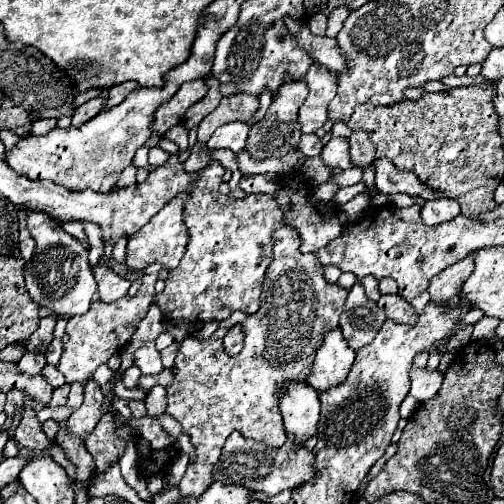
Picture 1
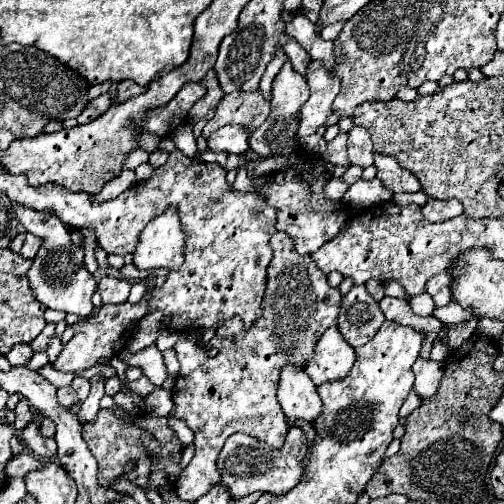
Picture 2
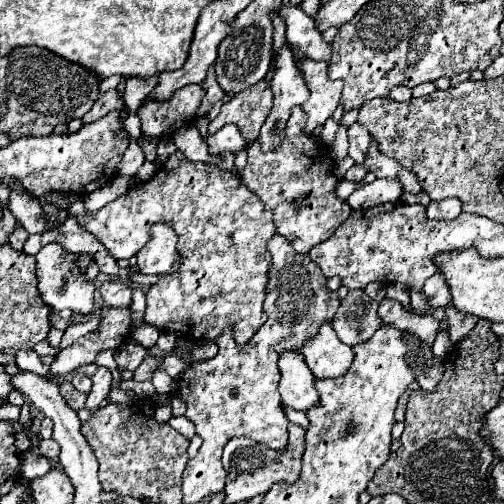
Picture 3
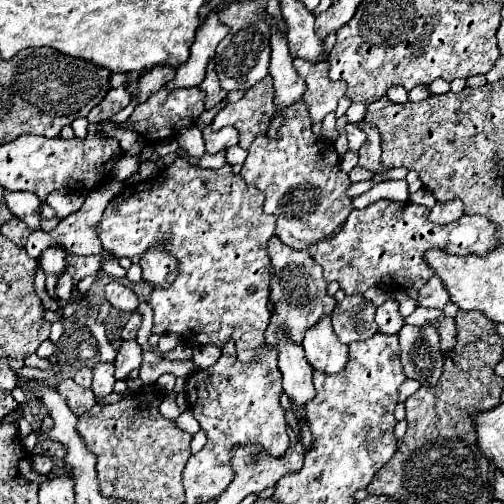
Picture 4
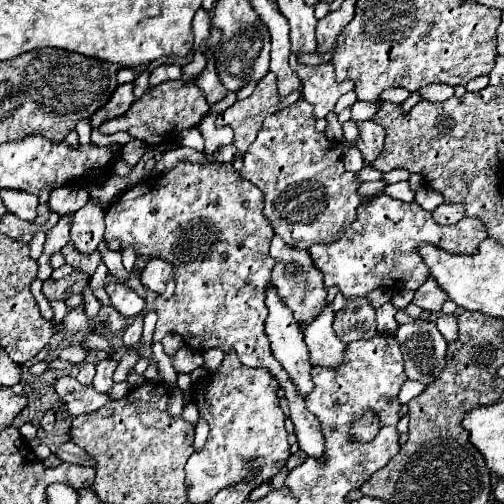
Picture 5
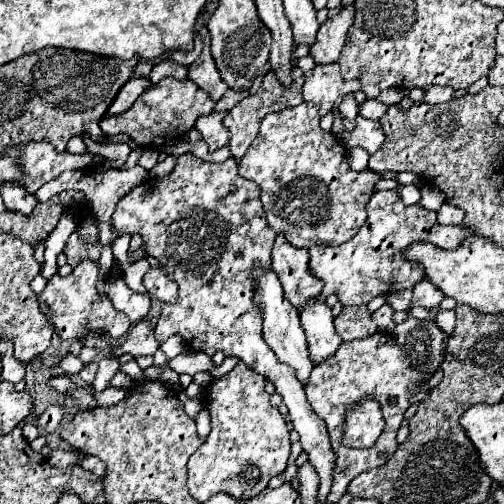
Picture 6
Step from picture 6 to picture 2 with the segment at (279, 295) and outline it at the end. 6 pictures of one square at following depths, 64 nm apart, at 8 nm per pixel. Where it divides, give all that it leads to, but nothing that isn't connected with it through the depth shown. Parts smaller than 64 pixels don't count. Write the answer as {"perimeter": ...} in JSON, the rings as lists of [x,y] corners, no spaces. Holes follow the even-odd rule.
{"perimeter":[[[286,364],[280,372],[278,402],[290,424],[294,424],[296,418],[314,422],[322,408],[316,384],[310,380],[306,370],[296,364]]]}

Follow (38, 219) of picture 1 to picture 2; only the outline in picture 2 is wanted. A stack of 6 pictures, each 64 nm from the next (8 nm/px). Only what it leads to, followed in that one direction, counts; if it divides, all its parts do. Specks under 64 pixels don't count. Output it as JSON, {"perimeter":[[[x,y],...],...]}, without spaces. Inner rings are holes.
{"perimeter":[[[12,202],[12,210],[20,224],[34,236],[44,238],[42,248],[34,256],[34,264],[28,272],[28,280],[34,288],[36,300],[46,304],[52,310],[64,310],[80,316],[88,316],[92,312],[92,294],[96,292],[96,280],[94,276],[84,268],[84,250],[76,248],[70,242],[68,226],[58,220],[56,216],[50,216],[48,212],[36,212],[32,208],[26,208],[22,204]]]}

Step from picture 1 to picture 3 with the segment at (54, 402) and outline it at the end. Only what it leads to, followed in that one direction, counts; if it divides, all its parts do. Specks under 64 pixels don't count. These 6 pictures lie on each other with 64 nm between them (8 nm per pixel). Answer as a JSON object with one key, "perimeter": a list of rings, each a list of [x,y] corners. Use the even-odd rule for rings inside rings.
{"perimeter":[[[66,382],[66,384],[60,384],[60,394],[64,396],[64,400],[72,406],[72,410],[82,410],[84,408],[84,404],[86,404],[86,398],[88,398],[88,394],[82,394],[82,392],[78,392],[70,382]]]}

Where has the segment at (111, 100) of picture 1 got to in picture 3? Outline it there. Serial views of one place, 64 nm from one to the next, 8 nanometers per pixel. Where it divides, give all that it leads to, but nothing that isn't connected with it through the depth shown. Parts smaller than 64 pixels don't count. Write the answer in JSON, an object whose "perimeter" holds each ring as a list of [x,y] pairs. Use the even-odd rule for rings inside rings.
{"perimeter":[[[158,74],[150,76],[150,78],[130,78],[126,82],[126,90],[124,90],[124,100],[126,106],[130,108],[130,112],[136,112],[140,108],[140,104],[144,104],[144,100],[150,96],[150,92],[156,88],[158,84]]]}

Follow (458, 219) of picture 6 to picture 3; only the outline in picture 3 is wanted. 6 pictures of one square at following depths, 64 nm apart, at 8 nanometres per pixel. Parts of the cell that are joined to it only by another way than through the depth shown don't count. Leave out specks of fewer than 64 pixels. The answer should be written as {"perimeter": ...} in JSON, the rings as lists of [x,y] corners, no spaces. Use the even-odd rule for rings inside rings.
{"perimeter":[[[448,198],[442,202],[432,202],[428,206],[428,218],[430,220],[454,220],[462,212],[462,204],[456,198]]]}

